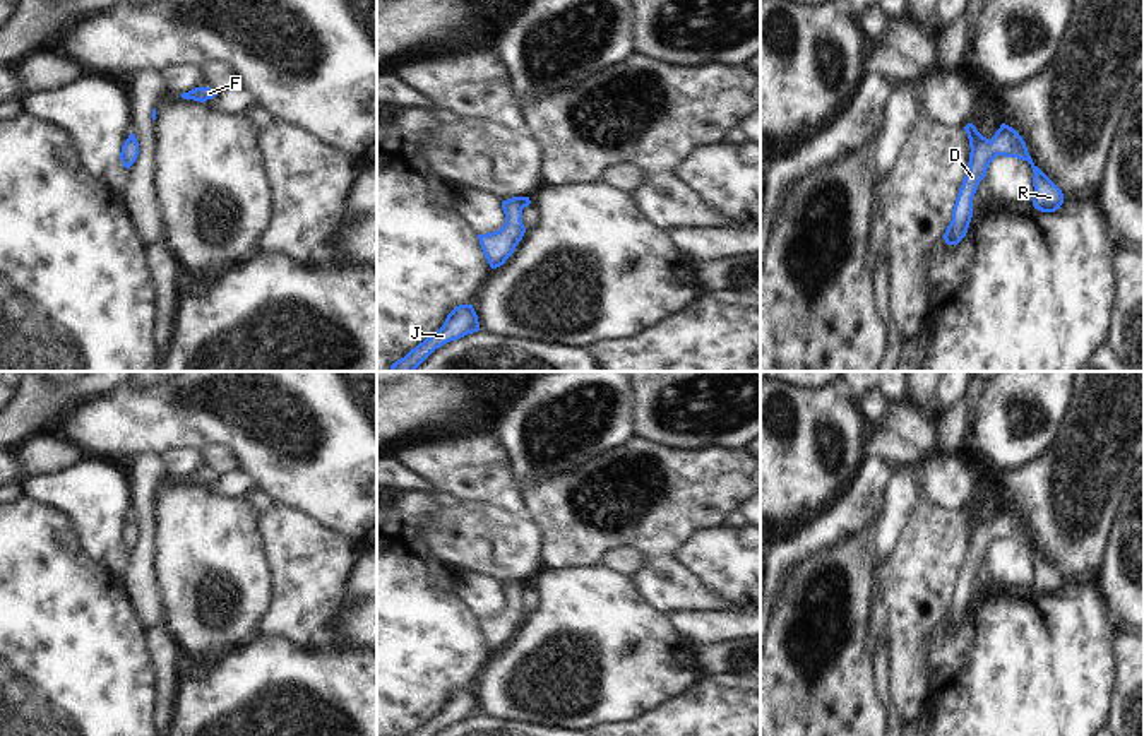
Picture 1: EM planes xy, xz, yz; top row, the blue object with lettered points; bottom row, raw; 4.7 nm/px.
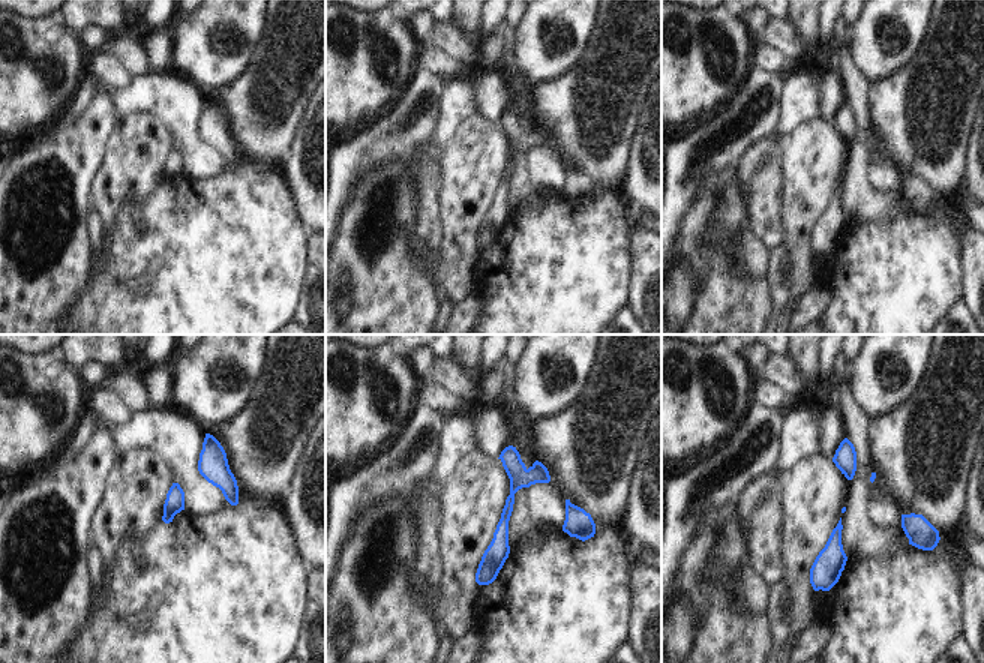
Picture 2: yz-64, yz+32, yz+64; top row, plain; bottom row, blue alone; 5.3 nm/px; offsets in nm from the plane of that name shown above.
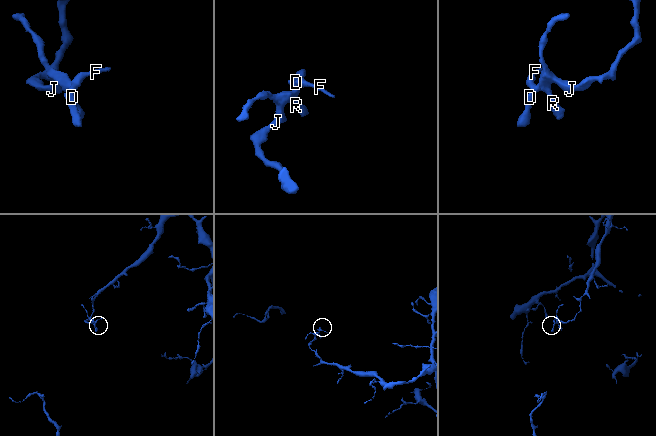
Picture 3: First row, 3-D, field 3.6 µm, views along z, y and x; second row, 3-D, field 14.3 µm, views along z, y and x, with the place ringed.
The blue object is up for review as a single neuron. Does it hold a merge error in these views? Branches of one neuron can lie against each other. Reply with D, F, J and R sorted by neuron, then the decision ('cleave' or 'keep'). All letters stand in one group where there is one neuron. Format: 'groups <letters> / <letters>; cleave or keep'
groups D F J R; keep

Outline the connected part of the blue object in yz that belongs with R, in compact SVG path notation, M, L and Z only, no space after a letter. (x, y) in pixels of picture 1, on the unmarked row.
M973 507L964 510L969 522L969 546L959 572L952 604L945 613L947 628L957 628L968 616L973 601L973 580L980 565L986 560L990 546L997 539L1017 541L1028 544L1033 551L1034 580L1033 589L1041 596L1055 596L1064 587L1062 573L1033 546L1026 525L1012 510L1002 507L995 519L988 524Z

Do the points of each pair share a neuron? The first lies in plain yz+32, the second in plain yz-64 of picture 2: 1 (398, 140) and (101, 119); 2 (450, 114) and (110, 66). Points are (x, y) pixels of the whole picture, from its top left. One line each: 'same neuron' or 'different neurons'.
1: different neurons
2: different neurons

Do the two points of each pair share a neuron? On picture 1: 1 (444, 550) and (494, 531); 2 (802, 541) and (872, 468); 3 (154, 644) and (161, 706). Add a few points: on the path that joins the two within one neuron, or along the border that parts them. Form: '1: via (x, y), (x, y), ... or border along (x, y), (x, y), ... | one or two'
1: via (456, 538), (482, 538) | one
2: via (822, 531), (865, 488) | one
3: via (161, 659), (163, 690) | one

